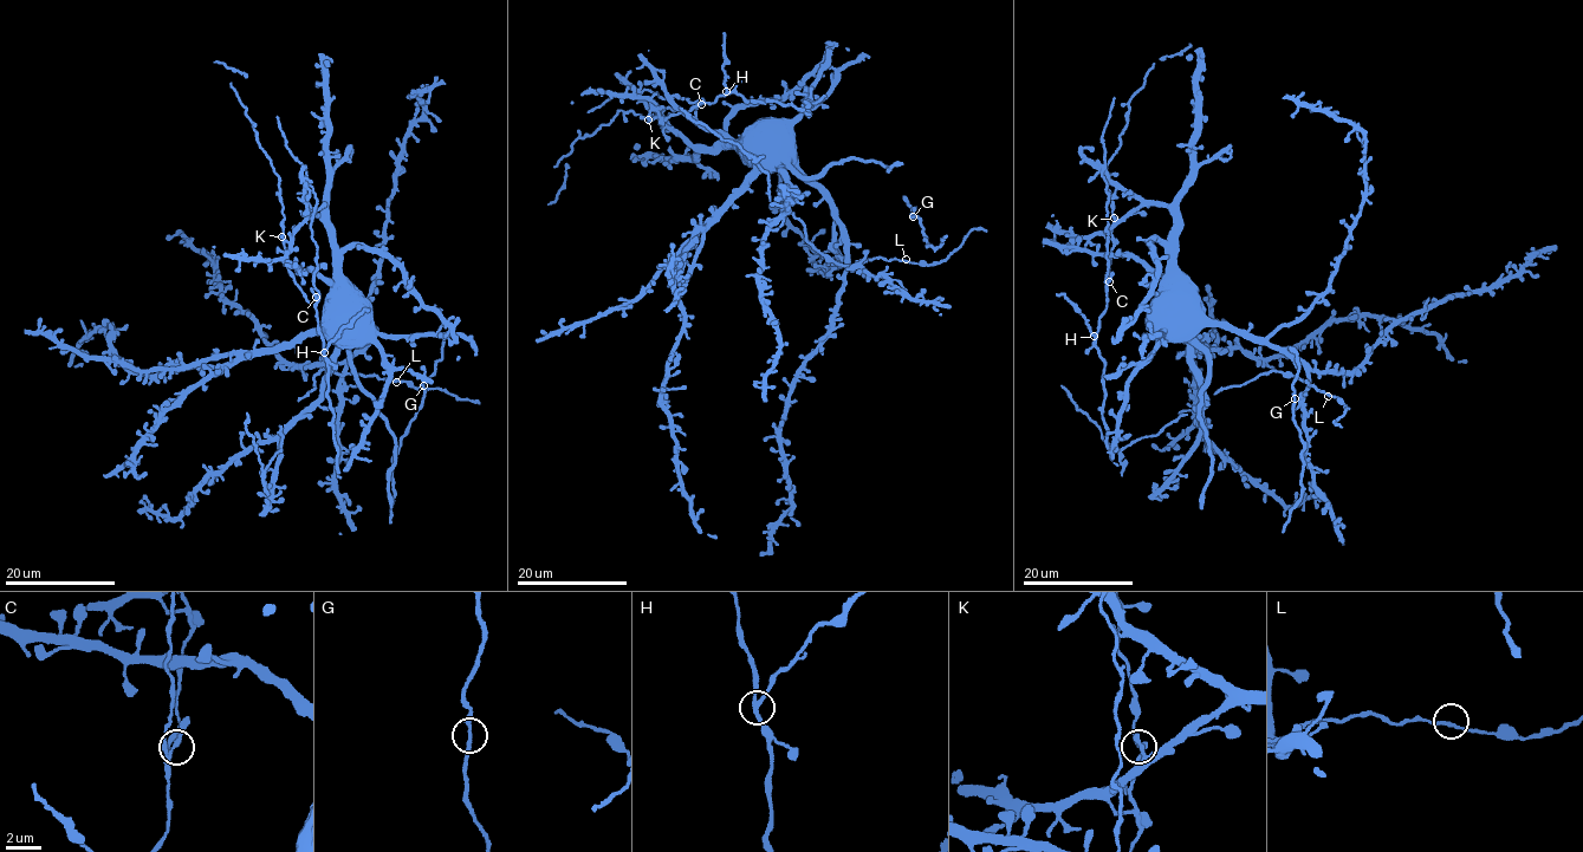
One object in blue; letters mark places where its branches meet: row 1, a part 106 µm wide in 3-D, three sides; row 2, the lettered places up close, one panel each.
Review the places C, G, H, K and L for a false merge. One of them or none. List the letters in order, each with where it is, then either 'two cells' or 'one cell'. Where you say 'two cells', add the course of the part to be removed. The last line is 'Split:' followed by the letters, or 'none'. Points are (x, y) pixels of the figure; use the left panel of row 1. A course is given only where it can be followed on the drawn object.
C: (316, 297) | one cell
G: (423, 385) | one cell
H: (324, 352) | one cell
K: (281, 236) | one cell
L: (396, 382) | one cell
Split: none

